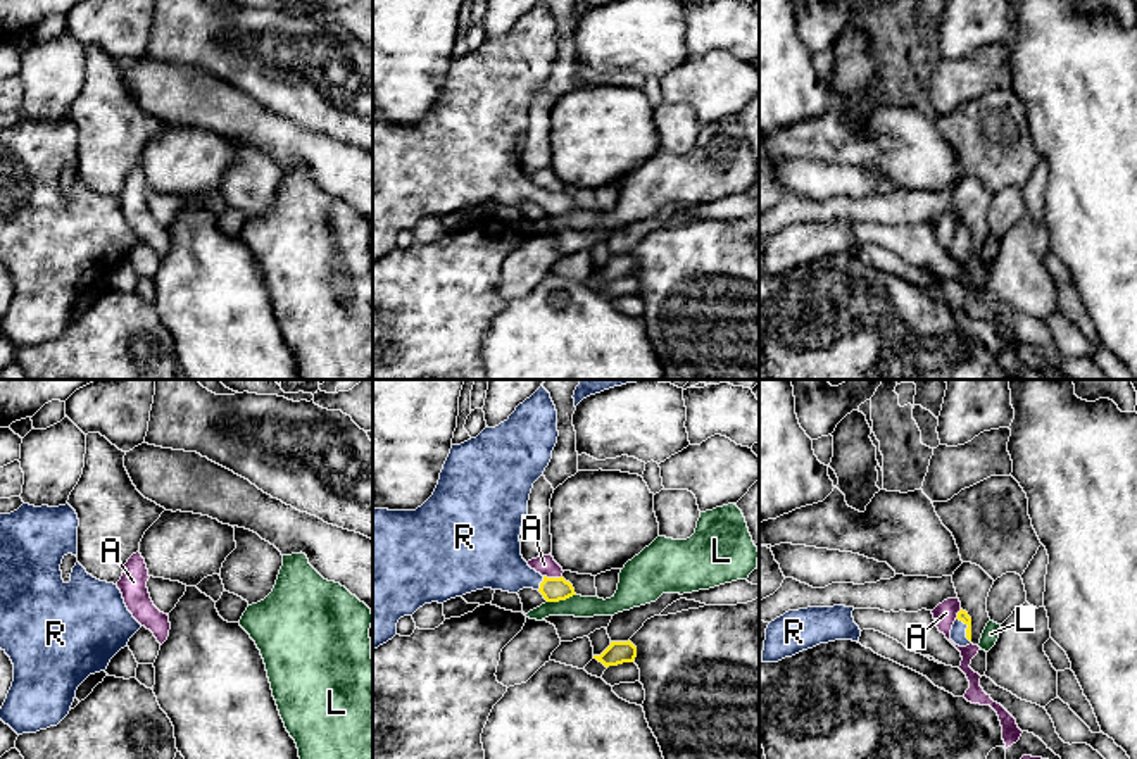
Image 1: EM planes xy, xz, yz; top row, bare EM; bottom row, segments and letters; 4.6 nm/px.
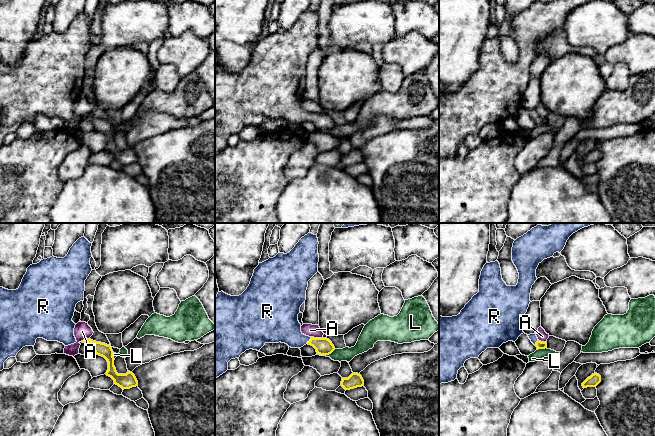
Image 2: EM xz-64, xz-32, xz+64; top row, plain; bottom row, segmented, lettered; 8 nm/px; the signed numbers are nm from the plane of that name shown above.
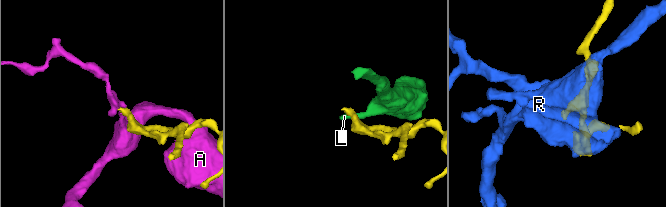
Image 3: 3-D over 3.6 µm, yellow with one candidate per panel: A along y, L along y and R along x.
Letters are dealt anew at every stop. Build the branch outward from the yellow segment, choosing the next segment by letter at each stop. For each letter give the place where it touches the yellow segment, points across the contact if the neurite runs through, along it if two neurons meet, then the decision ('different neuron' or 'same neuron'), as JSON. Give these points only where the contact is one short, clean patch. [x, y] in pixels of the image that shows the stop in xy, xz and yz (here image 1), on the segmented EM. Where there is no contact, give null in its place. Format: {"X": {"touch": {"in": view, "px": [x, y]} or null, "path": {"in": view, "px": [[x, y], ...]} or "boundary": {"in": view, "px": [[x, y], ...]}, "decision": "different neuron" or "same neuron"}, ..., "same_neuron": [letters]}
{"A": {"touch": {"in": "xz", "px": [552, 578]}, "boundary": {"in": "xz", "px": [[544, 575], [561, 577]]}, "decision": "different neuron"}, "L": {"touch": {"in": "xz", "px": [561, 599]}, "boundary": {"in": "xz", "px": [[575, 594], [547, 602]]}, "decision": "different neuron"}, "R": {"touch": {"in": "yz", "px": [967, 630]}, "path": {"in": "yz", "px": [[963, 616], [967, 630], [958, 633]]}, "decision": "same neuron"}, "same_neuron": ["R"]}

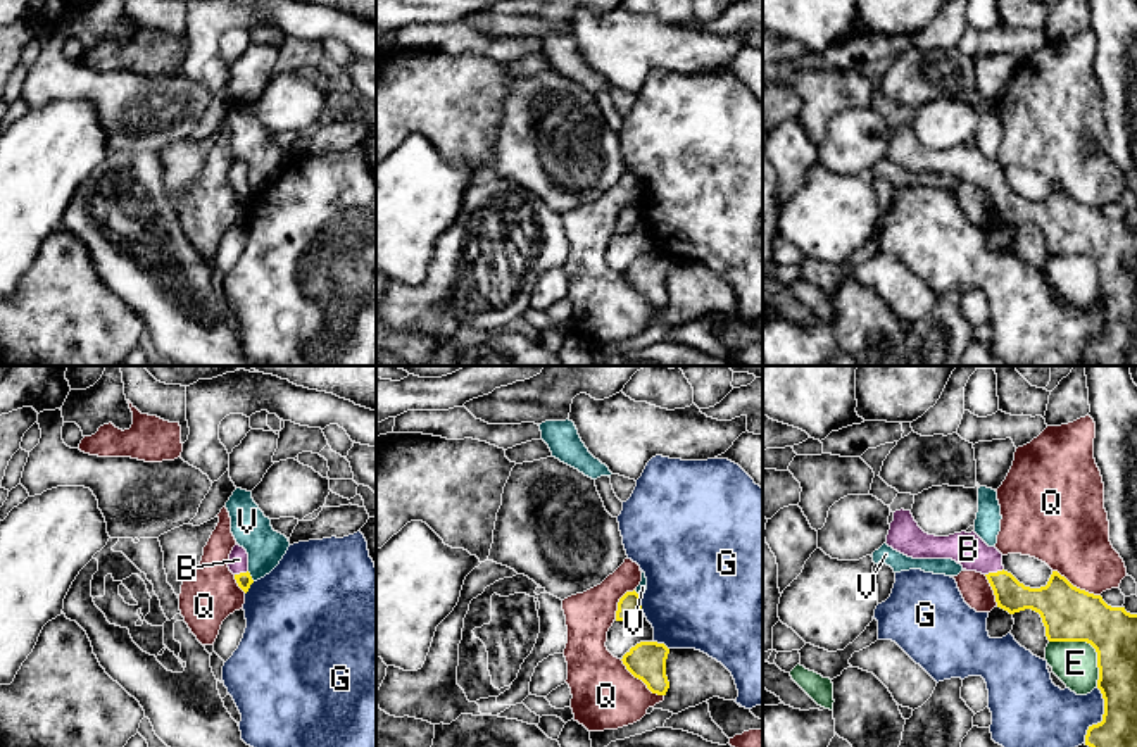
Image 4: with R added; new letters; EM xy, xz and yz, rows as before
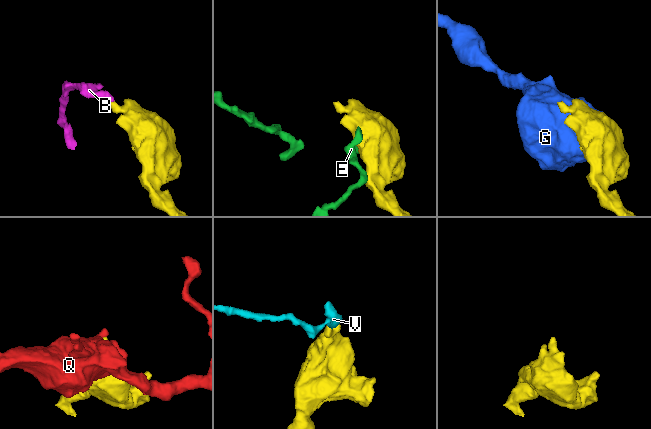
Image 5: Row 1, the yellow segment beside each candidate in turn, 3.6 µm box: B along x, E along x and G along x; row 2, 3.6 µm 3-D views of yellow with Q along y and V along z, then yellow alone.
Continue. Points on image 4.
{"B": {"touch": {"in": "yz", "px": [994, 573]}, "path": {"in": "yz", "px": [[1011, 596], [994, 573], [968, 549]]}, "decision": "same neuron"}, "E": {"touch": {"in": "yz", "px": [1091, 644]}, "decision": "different neuron"}, "G": {"touch": {"in": "yz", "px": [1103, 716]}, "decision": "different neuron"}, "Q": {"touch": {"in": "xz", "px": [640, 678]}, "decision": "different neuron"}, "V": {"touch": {"in": "xy", "px": [251, 577]}, "decision": "different neuron"}, "same_neuron": ["B"]}

